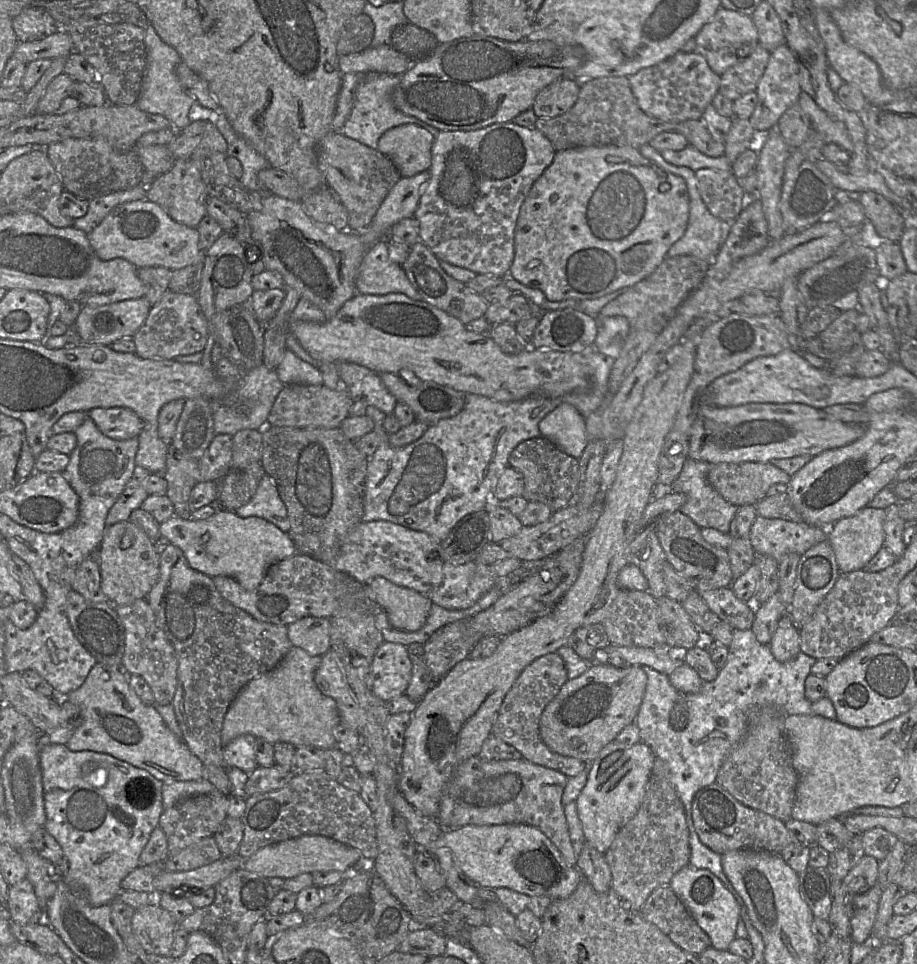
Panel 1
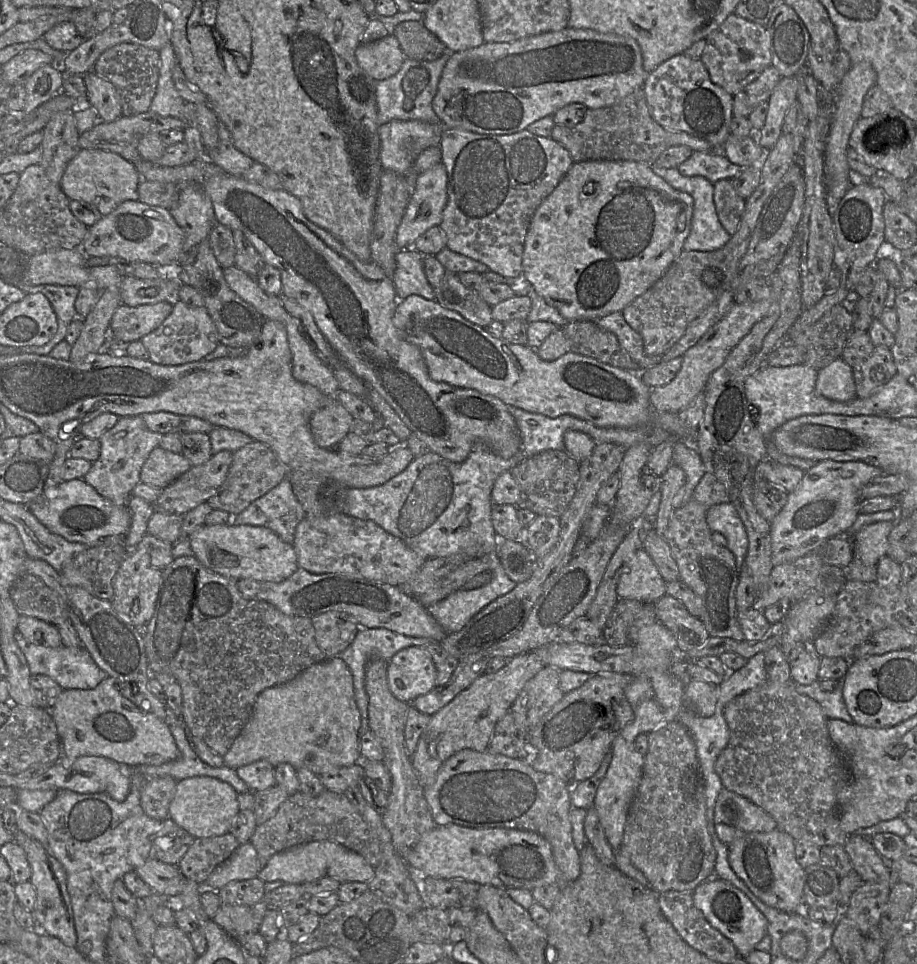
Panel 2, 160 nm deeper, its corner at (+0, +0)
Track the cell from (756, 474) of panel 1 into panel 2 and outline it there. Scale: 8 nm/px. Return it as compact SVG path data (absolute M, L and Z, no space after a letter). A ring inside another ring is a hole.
M706 472L695 488L692 499L672 512L665 540L678 565L680 580L702 600L703 608L699 619L709 635L743 641L745 636L738 622L736 602L739 577L735 555L728 547L719 546L712 540L712 531L706 522L706 512L711 506L728 502L730 497L724 484L713 473Z

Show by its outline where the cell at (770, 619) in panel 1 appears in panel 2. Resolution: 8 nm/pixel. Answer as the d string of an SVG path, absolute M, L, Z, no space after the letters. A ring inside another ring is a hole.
M780 647L764 654L767 681L733 698L724 709L730 740L716 760L715 770L725 789L761 807L796 841L809 841L818 847L844 846L849 835L840 826L836 795L848 773L842 754L830 739L828 717L818 702L796 691L790 663Z

